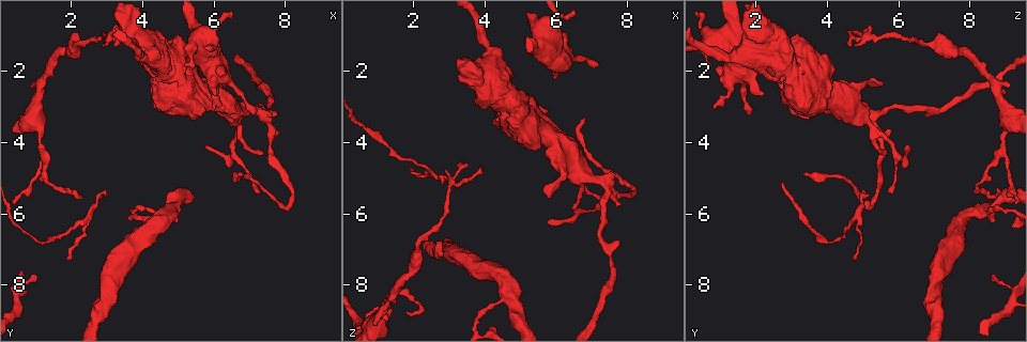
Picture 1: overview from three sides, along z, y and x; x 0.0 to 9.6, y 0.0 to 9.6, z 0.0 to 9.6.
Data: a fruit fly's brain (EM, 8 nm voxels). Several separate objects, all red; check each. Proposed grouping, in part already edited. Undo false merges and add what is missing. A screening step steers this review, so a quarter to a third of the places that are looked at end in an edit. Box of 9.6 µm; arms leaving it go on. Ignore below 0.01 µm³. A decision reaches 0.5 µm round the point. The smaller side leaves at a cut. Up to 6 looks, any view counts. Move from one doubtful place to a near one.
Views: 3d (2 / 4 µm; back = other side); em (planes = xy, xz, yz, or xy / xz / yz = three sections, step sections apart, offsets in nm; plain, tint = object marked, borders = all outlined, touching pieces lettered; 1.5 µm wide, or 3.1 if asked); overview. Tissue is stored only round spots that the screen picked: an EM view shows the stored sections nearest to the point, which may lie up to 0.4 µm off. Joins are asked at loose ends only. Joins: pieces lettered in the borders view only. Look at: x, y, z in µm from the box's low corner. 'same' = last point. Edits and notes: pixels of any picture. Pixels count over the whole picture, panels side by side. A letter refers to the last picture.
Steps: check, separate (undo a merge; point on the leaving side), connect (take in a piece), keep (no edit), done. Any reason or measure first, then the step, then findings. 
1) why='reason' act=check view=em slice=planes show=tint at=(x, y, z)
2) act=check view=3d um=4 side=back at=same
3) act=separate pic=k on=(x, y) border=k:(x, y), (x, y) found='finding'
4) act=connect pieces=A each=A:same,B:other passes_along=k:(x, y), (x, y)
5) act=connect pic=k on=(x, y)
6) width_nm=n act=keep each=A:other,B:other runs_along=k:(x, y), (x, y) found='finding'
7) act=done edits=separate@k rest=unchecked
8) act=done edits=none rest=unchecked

why='an open end' act=check view=em slice=planes show=plain at=(6.00, 3.05, 0.80)

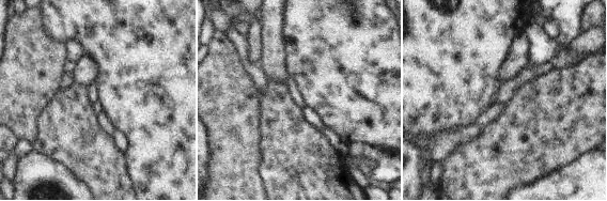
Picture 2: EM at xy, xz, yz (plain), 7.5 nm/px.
act=check view=em slice=planes show=borders at=same

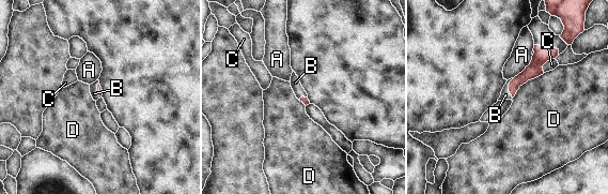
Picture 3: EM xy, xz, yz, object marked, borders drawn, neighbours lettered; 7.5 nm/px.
longest_contact=D:300nm act=connect pieces=B each=A:other,B:same,C:other,D:other found='it goes on there'

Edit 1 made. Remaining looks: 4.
why='see it whole again' act=check view=overview

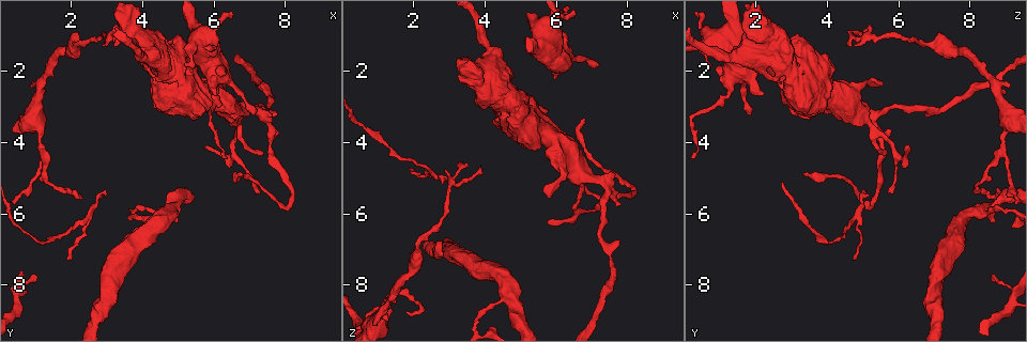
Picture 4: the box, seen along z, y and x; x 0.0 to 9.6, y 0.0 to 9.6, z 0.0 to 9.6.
why='tapers out' act=check view=3d um=4 at=(7.30, 5.40, 5.85)

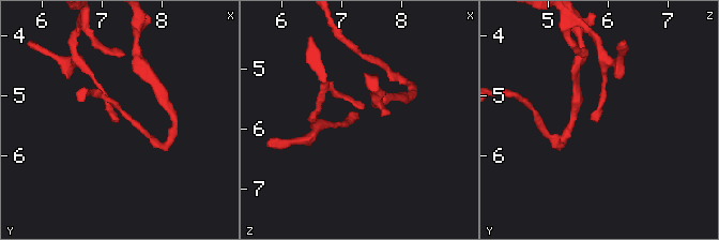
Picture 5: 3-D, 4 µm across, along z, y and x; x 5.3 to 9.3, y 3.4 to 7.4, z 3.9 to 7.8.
why='need the tissue' act=check view=em slice=planes show=plain at=(7.30, 5.45, 5.85)

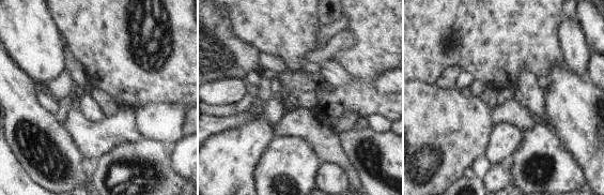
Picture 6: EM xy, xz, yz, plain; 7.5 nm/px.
act=check view=em slice=planes show=borders at=same

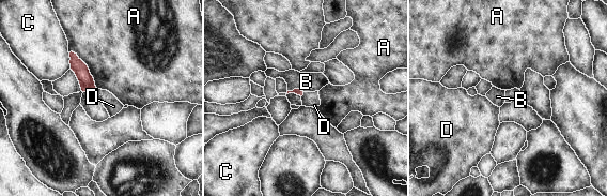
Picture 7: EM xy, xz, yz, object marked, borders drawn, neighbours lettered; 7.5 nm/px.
act=keep each=A:other,B:other,C:other,D:other border=7:(97, 89), (94, 93) found='none of them fits'

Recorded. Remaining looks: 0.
act=done edits=connect@3 rest=unchecked

